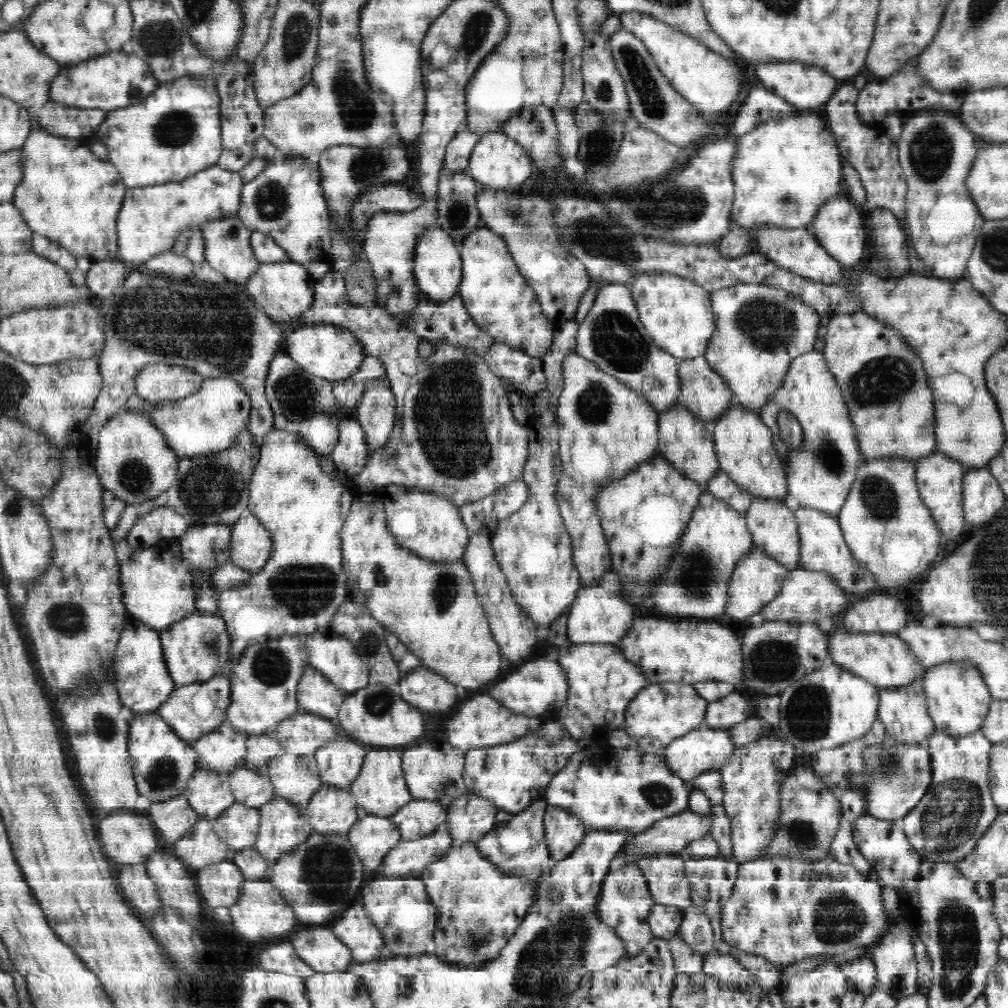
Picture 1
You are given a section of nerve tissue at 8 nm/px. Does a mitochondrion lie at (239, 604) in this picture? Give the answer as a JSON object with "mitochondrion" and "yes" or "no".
{"mitochondrion":"no"}

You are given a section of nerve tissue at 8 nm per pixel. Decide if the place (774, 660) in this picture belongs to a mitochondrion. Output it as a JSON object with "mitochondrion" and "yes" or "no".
{"mitochondrion":"yes"}

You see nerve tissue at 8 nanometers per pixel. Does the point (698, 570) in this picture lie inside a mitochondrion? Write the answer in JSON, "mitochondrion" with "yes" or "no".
{"mitochondrion":"yes"}

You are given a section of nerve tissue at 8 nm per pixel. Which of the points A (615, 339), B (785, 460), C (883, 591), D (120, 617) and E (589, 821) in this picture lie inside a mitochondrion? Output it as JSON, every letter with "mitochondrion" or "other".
{"A":"mitochondrion","B":"other","C":"other","D":"other","E":"other"}

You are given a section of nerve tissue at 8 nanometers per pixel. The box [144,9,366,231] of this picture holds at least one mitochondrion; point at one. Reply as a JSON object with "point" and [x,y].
{"point":[175,129]}

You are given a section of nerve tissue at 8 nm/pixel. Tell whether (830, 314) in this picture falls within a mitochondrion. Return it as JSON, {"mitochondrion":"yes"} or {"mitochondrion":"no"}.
{"mitochondrion":"no"}

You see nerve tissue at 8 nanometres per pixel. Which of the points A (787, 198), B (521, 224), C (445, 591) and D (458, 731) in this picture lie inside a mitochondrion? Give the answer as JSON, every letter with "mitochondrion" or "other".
{"A":"mitochondrion","B":"mitochondrion","C":"mitochondrion","D":"other"}

